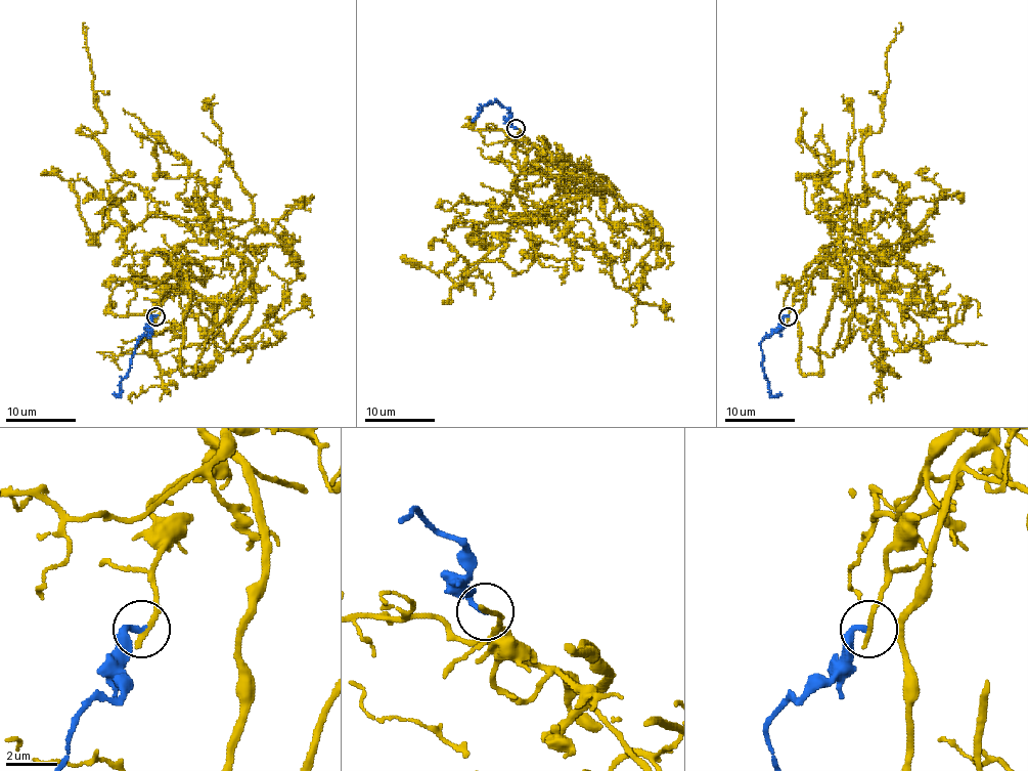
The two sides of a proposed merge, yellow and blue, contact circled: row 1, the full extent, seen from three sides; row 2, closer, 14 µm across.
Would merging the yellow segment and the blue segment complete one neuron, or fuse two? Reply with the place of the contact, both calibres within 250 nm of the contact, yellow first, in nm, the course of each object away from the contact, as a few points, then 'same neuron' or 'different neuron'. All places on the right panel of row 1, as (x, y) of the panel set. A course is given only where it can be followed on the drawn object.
place (788, 316); calibres 220 and 220 nm; course yellow (789, 316), (803, 274), (811, 280), (841, 237), (821, 218), (865, 190), (862, 141), (883, 124), (899, 23); course blue (789, 316), (761, 343), (762, 370), (769, 382), (769, 392), (774, 395), (781, 394); different neuron

